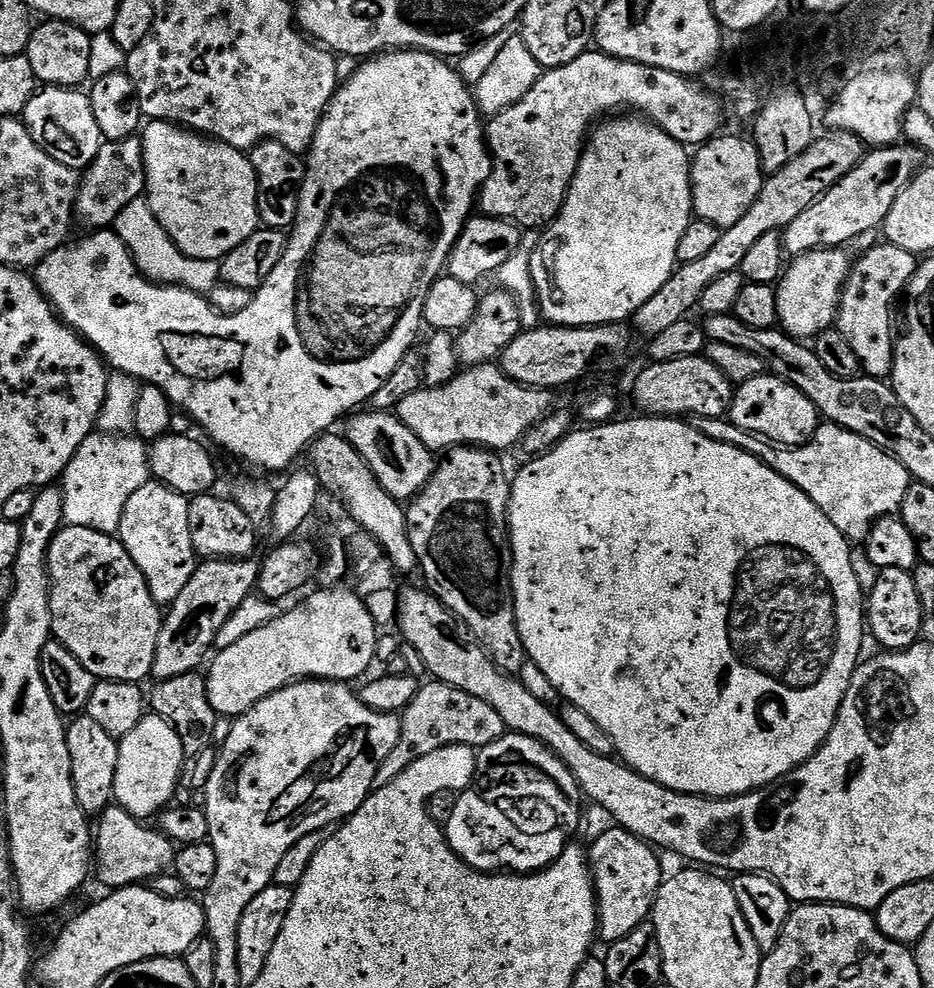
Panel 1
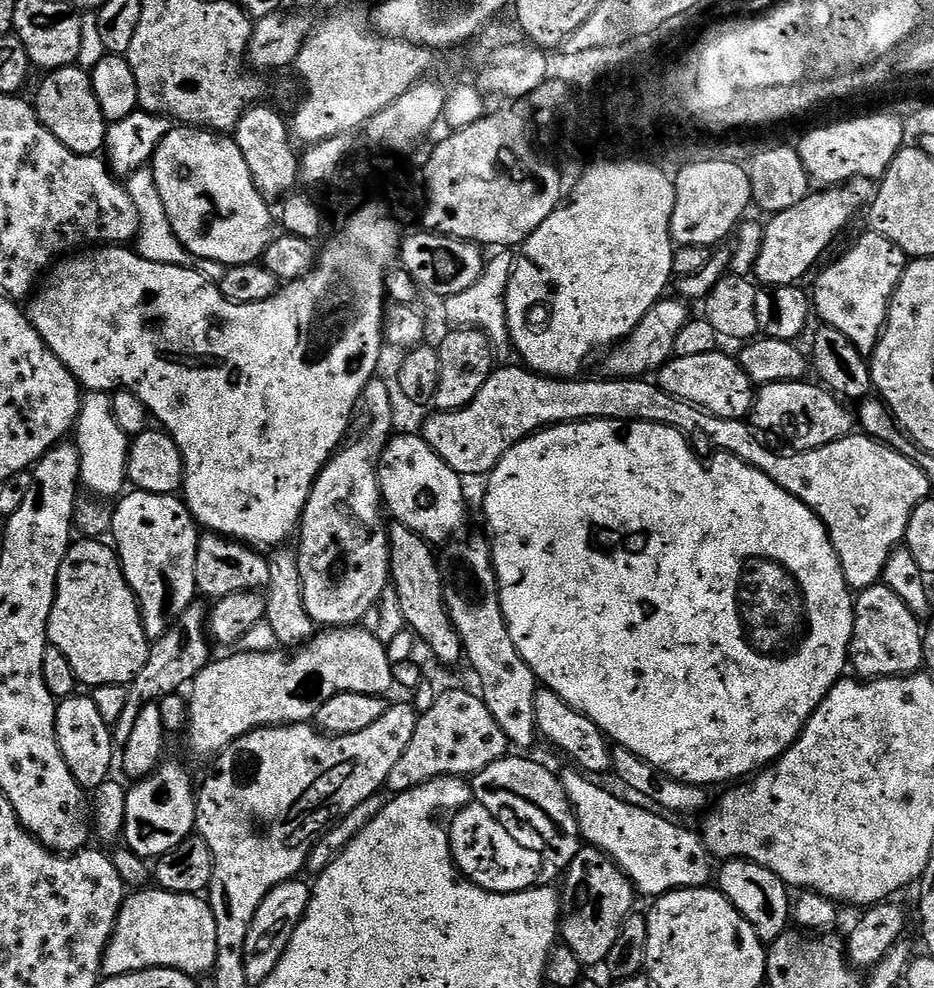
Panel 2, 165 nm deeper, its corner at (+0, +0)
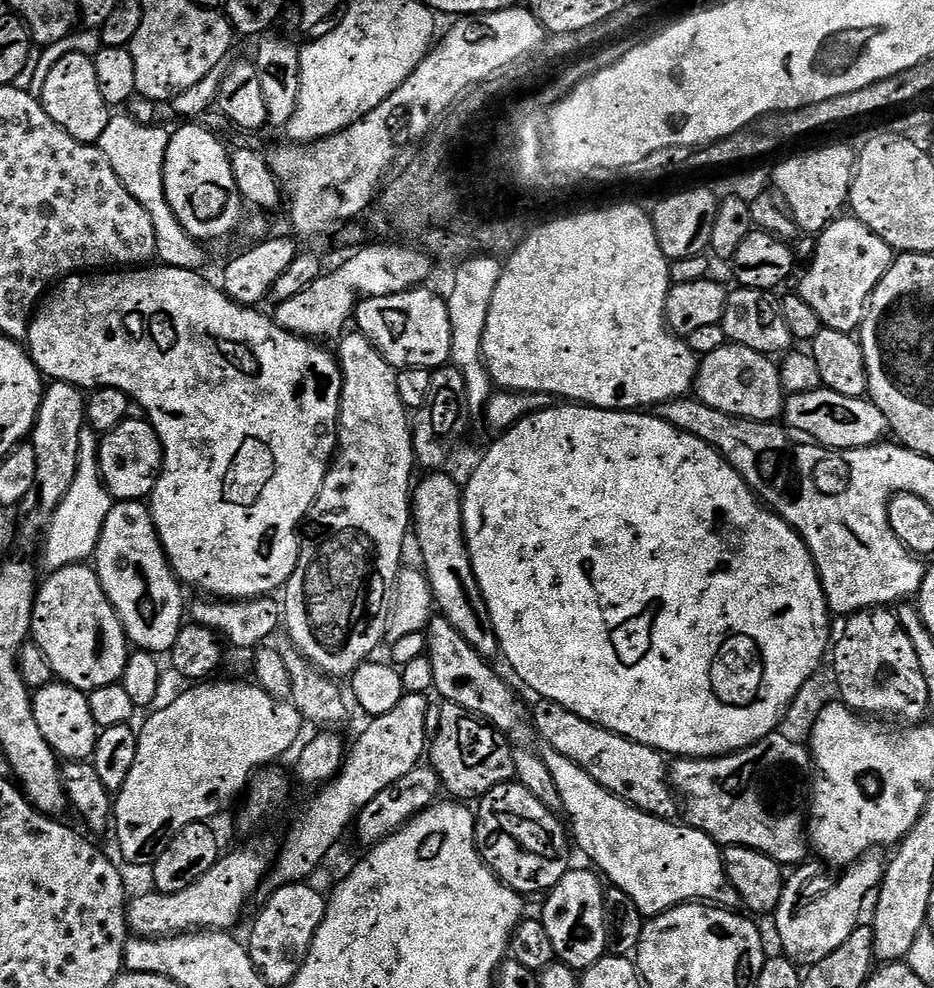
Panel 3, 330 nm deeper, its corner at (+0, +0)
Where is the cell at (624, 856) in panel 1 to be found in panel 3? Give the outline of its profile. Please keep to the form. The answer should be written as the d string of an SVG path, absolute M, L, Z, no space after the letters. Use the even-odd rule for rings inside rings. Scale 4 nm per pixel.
M573 867L550 889L546 896L548 901L544 904L544 916L542 915L546 934L550 934L550 942L556 951L556 960L577 970L594 966L594 962L601 960L610 948L610 912L604 902L606 884L591 867L588 868Z

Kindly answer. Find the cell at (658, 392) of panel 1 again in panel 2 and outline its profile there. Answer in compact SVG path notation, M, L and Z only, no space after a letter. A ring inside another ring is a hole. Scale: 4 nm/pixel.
M724 350L710 354L693 354L690 358L675 355L661 366L658 383L666 394L696 404L713 416L731 420L744 420L751 413L757 393L739 359L735 355L727 356Z

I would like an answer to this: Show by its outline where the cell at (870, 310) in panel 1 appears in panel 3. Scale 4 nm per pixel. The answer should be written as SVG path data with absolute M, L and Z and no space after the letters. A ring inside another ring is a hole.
M837 218L815 237L816 253L800 280L798 295L804 299L813 310L818 313L821 325L830 330L842 330L843 332L855 333L859 329L864 315L868 309L868 300L874 294L878 282L890 270L894 259L893 248L874 230L870 230L861 220L855 218Z

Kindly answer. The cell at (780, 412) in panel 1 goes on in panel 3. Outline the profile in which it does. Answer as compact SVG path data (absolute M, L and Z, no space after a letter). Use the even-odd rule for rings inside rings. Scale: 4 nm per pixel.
M826 387L812 392L794 392L785 399L783 423L793 433L805 432L805 437L825 448L865 448L881 443L889 435L888 420L878 406L867 398L846 398L846 394L834 394Z

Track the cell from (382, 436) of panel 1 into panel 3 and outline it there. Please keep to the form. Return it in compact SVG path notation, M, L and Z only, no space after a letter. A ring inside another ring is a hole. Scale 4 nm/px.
M444 470L433 471L431 474L425 475L428 477L421 484L419 481L415 485L410 497L410 520L414 525L414 540L416 536L416 544L420 547L420 556L424 559L422 568L427 575L432 599L439 615L447 618L450 626L454 626L454 630L458 630L458 634L462 634L462 638L466 638L466 642L470 642L470 646L474 646L474 650L479 656L492 658L492 655L497 655L500 652L500 643L496 640L494 626L490 622L490 610L486 606L486 598L482 598L478 578L474 578L470 554L464 541L462 488L459 483L456 485L446 473L447 471Z

